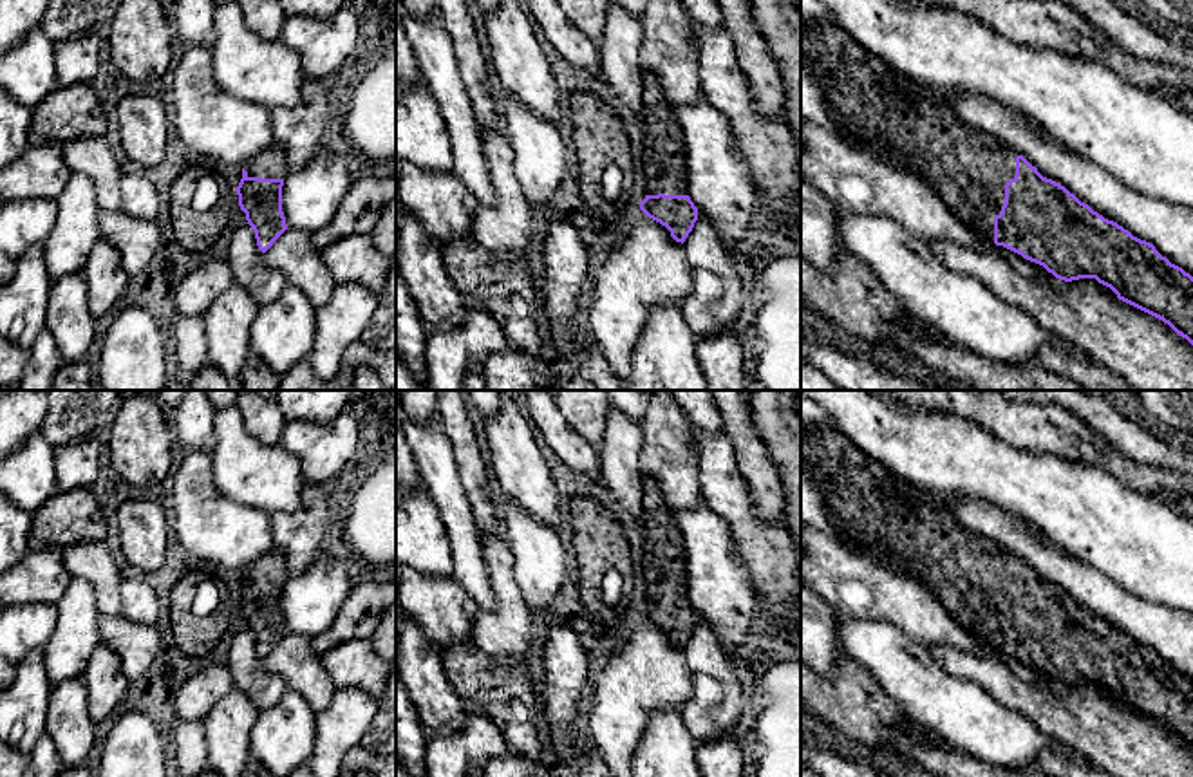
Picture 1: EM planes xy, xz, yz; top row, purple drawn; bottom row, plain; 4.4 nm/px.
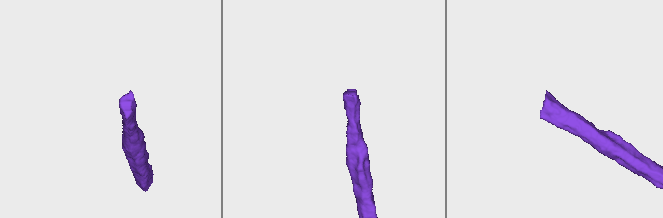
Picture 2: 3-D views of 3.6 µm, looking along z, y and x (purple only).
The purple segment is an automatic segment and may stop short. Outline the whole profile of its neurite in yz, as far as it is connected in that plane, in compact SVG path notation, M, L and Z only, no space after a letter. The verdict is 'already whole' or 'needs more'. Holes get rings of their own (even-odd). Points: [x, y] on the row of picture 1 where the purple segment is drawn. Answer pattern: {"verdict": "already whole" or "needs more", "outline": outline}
{"verdict": "needs more", "outline": "M804 22L801 61L821 80L828 110L839 125L860 143L900 155L906 170L916 173L967 228L1043 266L1059 280L1095 278L1119 300L1162 320L1193 345L1193 276L1153 244L1043 177L1016 150L960 123L949 103L907 90L882 60L850 47L835 23Z"}

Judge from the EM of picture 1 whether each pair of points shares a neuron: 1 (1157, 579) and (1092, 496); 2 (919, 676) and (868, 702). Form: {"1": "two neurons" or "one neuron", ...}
{"1": "one neuron", "2": "two neurons"}

